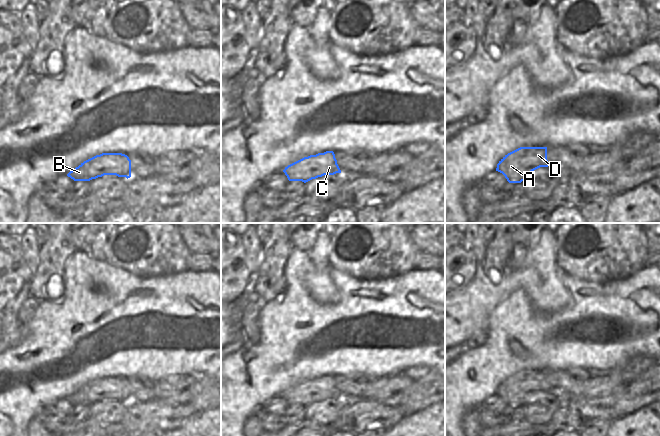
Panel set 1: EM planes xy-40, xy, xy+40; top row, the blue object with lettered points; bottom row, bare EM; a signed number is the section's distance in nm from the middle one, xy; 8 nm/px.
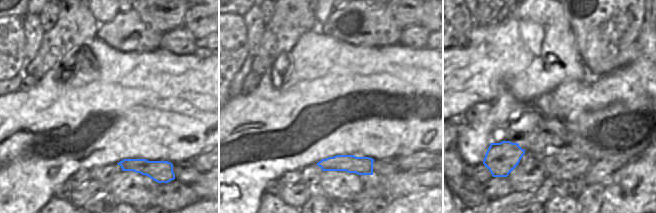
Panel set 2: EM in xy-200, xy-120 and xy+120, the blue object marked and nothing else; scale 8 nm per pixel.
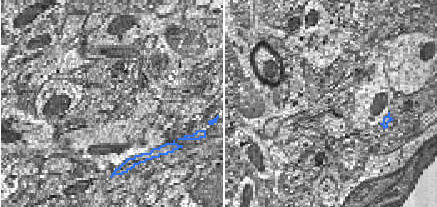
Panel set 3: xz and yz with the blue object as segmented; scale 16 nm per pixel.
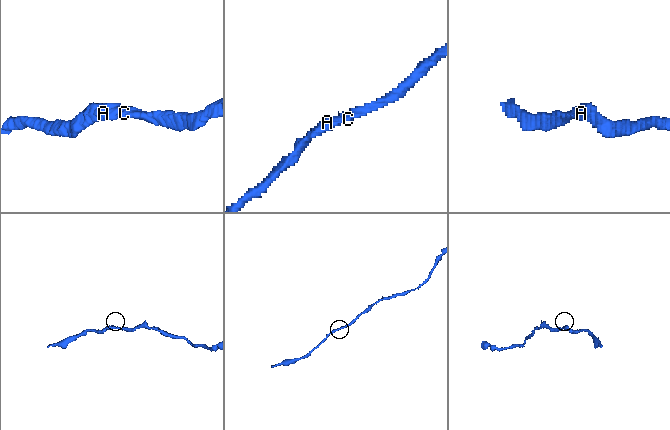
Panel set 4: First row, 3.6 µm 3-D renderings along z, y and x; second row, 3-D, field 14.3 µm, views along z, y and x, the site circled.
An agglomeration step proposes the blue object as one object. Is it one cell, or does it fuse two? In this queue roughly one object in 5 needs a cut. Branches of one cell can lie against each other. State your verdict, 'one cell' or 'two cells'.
one cell

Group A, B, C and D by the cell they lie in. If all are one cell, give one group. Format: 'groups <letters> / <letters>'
groups A B C D

